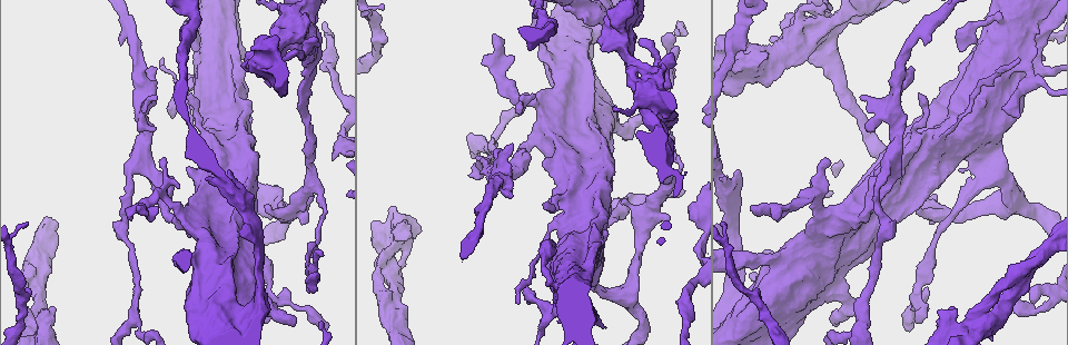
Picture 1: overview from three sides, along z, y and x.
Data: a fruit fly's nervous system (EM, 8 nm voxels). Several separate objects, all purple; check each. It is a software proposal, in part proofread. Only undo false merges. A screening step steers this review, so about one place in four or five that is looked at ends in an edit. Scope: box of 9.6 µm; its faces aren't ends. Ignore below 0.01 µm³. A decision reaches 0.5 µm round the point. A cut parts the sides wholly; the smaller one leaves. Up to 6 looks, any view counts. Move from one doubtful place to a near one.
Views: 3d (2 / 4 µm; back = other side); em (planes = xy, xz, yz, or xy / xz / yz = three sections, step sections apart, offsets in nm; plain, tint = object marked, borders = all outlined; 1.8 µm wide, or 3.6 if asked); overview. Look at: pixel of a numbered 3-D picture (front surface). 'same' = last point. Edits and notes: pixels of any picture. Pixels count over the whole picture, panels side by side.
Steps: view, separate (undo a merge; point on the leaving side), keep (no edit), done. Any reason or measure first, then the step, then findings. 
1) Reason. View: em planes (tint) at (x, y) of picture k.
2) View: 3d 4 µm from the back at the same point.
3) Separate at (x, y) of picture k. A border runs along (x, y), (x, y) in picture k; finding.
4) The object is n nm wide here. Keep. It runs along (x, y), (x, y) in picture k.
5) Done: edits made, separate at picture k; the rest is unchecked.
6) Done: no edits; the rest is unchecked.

Side arm on a straight run. View: em xz step 8 (tint) at (984, 323) of picture 1.

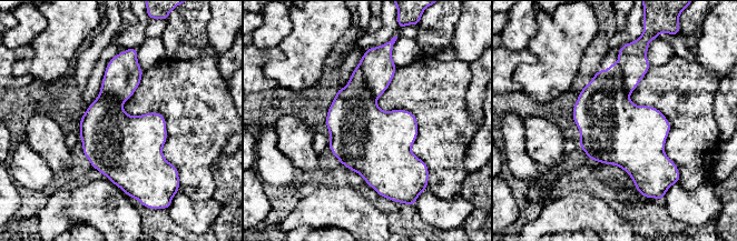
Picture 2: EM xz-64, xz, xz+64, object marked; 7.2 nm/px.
Separate at (377, 67) of picture 2. A border runs along (360, 62), (364, 84), (376, 98) in picture 2; two neurons meet here.

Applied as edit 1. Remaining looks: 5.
See it whole again. View: overview.

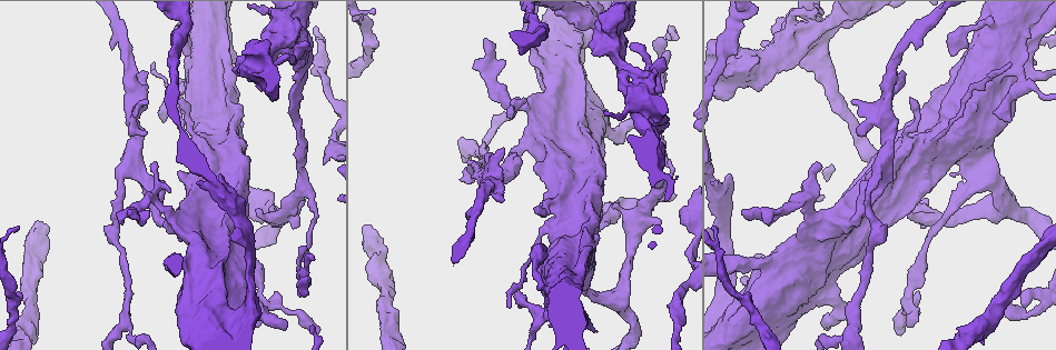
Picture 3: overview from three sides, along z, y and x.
Arms run side by side. View: em planes (tint) at (814, 44) of picture 3.

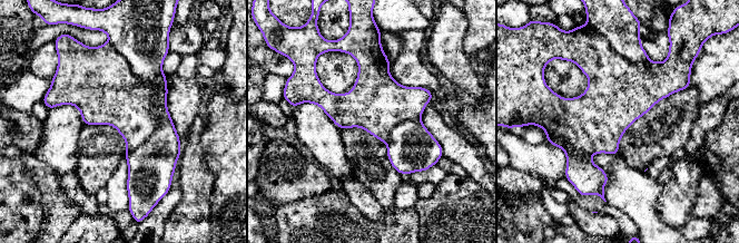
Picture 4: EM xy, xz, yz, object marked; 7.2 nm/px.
Separate at (102, 87) of picture 4. A border runs along (110, 42), (141, 81), (166, 78) in picture 4; two neurons meet here.

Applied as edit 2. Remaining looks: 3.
Thick turns thin. View: em 3.6 µm yz step 4 (borders) at (545, 232) of picture 3.

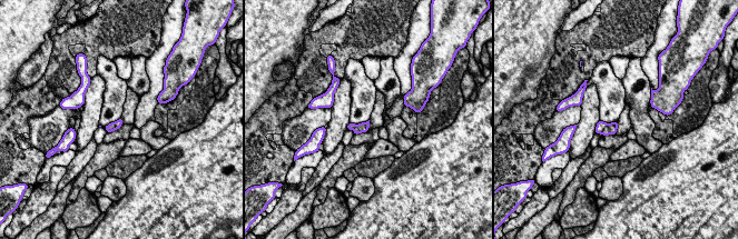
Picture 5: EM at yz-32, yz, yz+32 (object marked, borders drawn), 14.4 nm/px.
Separate at (611, 129) of picture 5. A border runs along (609, 123), (601, 132) in picture 5; a second neuron is stuck on.

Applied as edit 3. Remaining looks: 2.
Done: edits made, separate at picture 2, separate at picture 4, separate at picture 5; the rest is unchecked.

